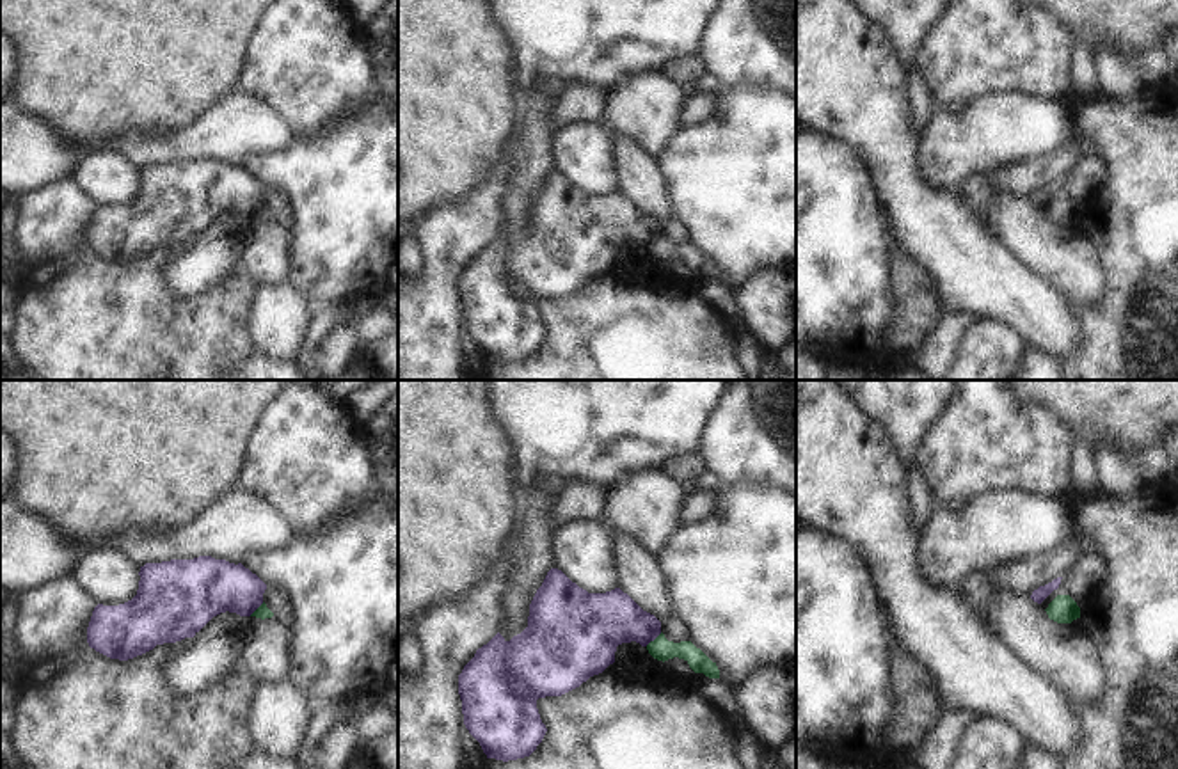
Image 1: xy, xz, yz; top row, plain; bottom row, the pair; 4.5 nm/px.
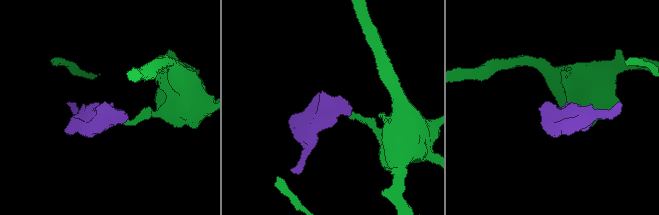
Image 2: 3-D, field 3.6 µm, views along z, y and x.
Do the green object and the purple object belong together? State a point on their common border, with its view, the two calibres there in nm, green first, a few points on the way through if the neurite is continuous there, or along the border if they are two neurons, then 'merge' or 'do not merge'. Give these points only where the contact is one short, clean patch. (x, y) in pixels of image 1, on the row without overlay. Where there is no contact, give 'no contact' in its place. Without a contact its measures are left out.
meets green in xz at (654, 242); 100 nm thick on the green side, 260 nm on the other; border along xz (661, 235), (645, 247); do not merge

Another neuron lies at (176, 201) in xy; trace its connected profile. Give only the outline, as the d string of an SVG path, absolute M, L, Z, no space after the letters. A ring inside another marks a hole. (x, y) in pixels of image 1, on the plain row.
M211 158L146 165L139 178L139 192L131 202L119 208L98 206L92 213L87 245L110 261L128 263L156 247L194 240L213 218L226 213L251 218L263 206L267 192L267 186L242 165Z

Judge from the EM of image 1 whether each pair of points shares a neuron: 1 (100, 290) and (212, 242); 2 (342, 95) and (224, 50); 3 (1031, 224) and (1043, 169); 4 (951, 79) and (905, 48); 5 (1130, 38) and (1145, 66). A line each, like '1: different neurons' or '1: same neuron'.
1: different neurons
2: different neurons
3: different neurons
4: different neurons
5: different neurons

